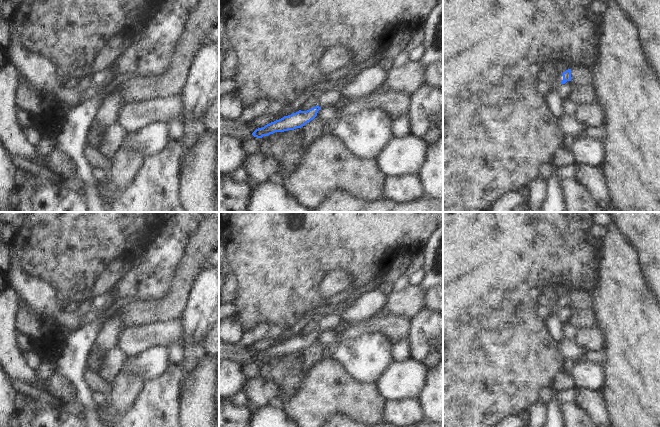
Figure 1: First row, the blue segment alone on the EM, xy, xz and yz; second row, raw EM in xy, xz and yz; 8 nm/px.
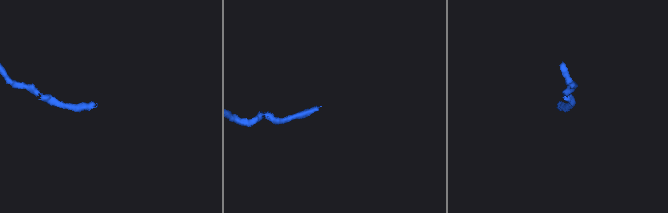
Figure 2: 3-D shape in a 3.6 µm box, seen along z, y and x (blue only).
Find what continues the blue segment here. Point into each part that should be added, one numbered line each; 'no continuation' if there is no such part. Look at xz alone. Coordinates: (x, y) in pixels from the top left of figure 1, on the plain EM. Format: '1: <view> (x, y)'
1: xz (330, 322)

